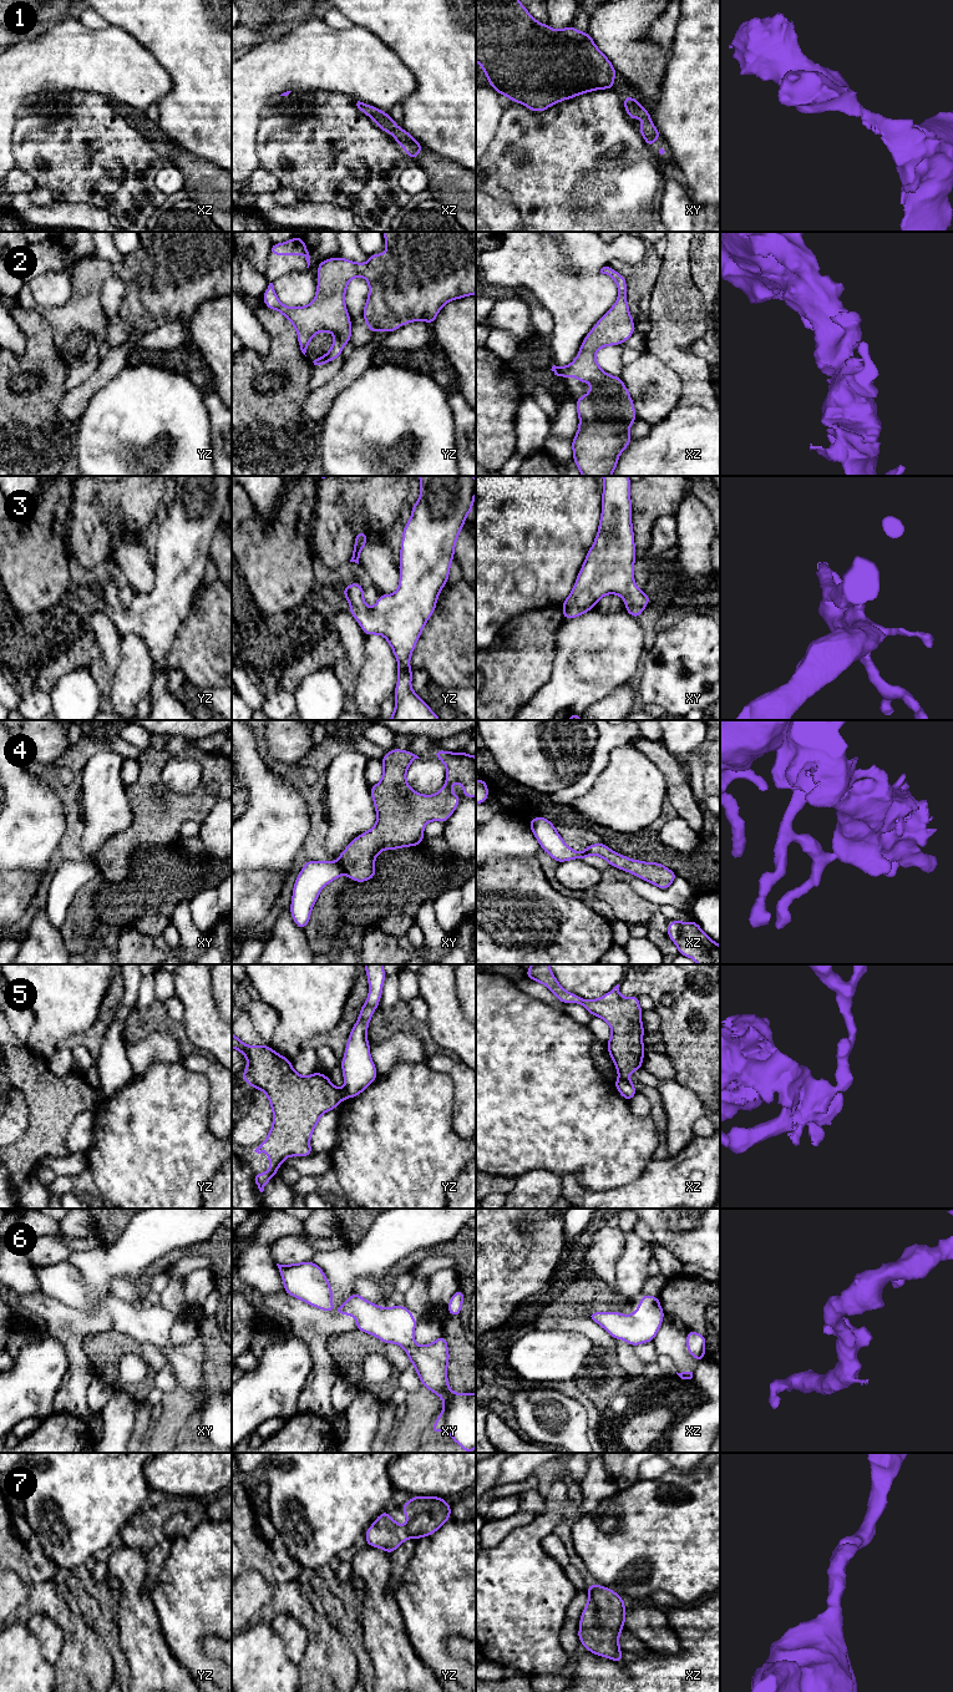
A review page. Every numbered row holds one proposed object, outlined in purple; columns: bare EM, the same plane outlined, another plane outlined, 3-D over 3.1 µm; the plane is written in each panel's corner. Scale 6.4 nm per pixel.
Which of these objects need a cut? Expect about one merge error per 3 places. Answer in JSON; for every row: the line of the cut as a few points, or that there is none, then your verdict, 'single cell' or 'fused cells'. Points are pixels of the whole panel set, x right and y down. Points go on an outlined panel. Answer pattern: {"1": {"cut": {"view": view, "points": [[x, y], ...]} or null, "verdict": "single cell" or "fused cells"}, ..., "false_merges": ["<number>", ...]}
{"1": {"cut": null, "verdict": "single cell"}, "2": {"cut": null, "verdict": "single cell"}, "3": {"cut": null, "verdict": "single cell"}, "4": {"cut": {"view": "xy", "points": [[335, 861], [343, 866], [345, 872]]}, "verdict": "fused cells"}, "5": {"cut": {"view": "yz", "points": [[343, 1089], [346, 1097]]}, "verdict": "fused cells"}, "6": {"cut": null, "verdict": "single cell"}, "7": {"cut": null, "verdict": "single cell"}, "false_merges": ["4", "5"]}

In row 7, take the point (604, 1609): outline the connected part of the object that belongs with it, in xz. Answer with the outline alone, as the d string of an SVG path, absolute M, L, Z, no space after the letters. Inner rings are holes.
M590 1582L583 1609L578 1638L590 1652L623 1663L619 1635L627 1622L625 1602L612 1589Z

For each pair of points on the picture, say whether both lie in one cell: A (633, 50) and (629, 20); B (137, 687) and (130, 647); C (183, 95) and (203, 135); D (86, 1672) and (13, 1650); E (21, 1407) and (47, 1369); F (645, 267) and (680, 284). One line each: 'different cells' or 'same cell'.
A: same cell
B: same cell
C: same cell
D: different cells
E: same cell
F: different cells

